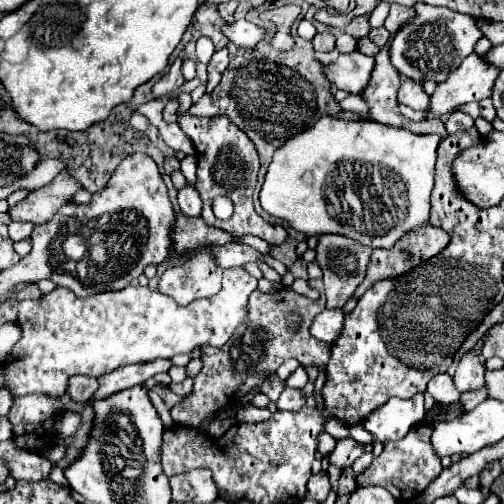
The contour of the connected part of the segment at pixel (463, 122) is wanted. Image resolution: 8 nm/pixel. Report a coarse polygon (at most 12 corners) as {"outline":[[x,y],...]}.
{"outline":[[453,111],[445,127],[449,133],[471,129],[473,121],[463,111]]}

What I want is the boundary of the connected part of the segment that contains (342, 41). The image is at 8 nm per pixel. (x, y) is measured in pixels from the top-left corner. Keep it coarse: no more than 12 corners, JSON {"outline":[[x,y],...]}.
{"outline":[[351,35],[337,37],[337,51],[349,53],[357,49]]}

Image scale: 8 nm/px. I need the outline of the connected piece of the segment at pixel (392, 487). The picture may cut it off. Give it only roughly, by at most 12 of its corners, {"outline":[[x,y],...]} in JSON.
{"outline":[[417,423],[357,477],[397,501],[419,497],[443,471],[433,425]]}

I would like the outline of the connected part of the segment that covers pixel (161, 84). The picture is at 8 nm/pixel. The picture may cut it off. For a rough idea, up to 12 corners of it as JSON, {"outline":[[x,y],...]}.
{"outline":[[181,59],[153,85],[155,99],[177,91],[185,83]]}

